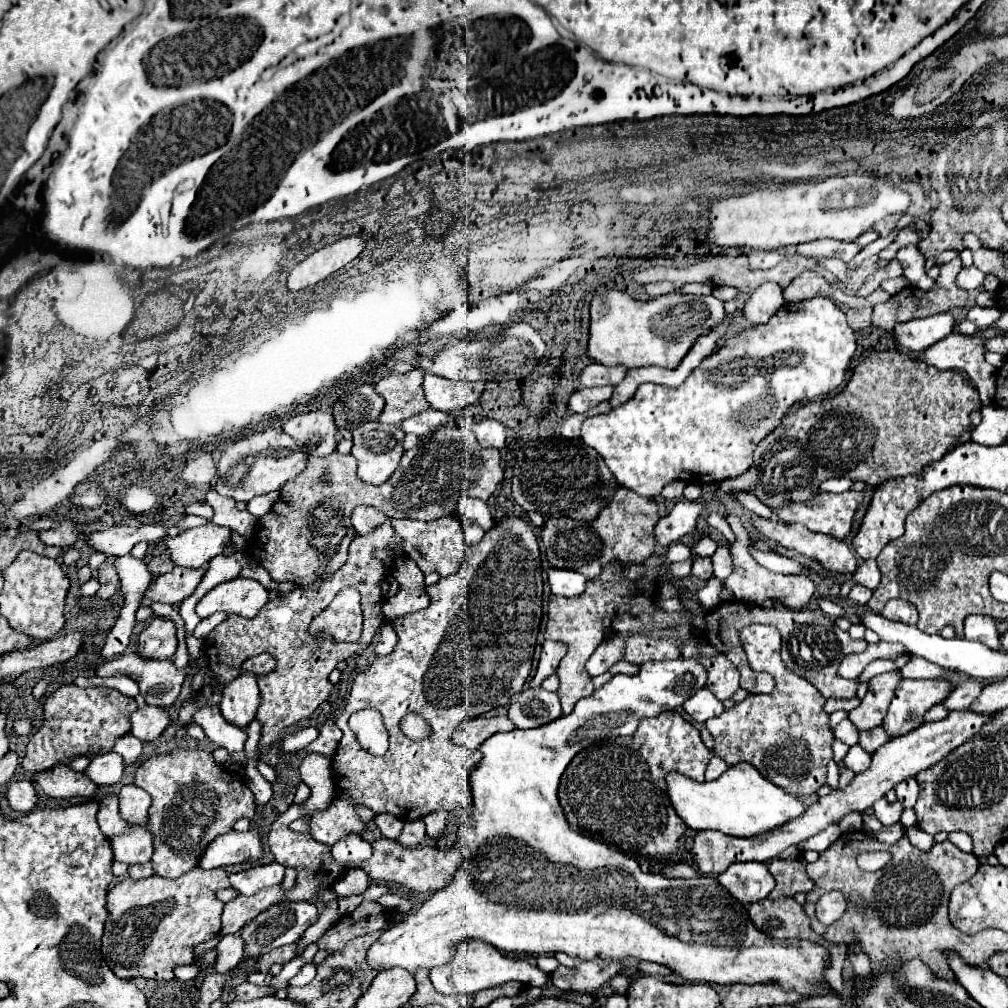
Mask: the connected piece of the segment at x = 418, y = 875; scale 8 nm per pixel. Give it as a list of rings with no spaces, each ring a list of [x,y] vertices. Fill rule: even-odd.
[[[376,839],[372,841],[372,857],[356,863],[352,867],[360,867],[366,871],[370,881],[384,881],[384,883],[398,883],[402,887],[412,889],[414,893],[426,893],[426,891],[440,891],[448,887],[448,883],[454,877],[454,871],[464,859],[462,847],[432,847],[432,845],[418,845],[418,847],[404,847],[398,841],[392,839]]]

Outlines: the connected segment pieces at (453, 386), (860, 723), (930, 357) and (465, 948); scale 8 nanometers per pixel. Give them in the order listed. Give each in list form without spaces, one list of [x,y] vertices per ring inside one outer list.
[[[426,373],[422,387],[424,387],[424,395],[426,395],[426,401],[430,403],[430,407],[438,409],[438,411],[446,411],[446,413],[476,403],[484,389],[484,385],[474,389],[474,385],[470,385],[470,383],[448,381],[448,379],[432,375],[432,373]]]
[[[890,671],[876,675],[872,683],[868,683],[866,697],[856,709],[850,711],[850,721],[858,727],[858,731],[870,731],[872,727],[882,725],[882,719],[888,711],[890,699],[900,679],[902,679],[900,671]]]
[[[952,333],[946,339],[942,339],[940,343],[928,347],[928,351],[918,353],[916,359],[936,365],[938,369],[958,369],[958,371],[966,371],[968,377],[976,383],[976,389],[980,393],[980,401],[984,405],[994,403],[994,393],[996,393],[996,369],[992,365],[988,365],[984,361],[984,353],[986,353],[986,339],[984,335],[962,335],[962,333]]]
[[[464,939],[462,943],[454,947],[454,959],[442,967],[434,967],[430,971],[430,979],[438,993],[478,993],[482,989],[496,987],[508,981],[520,981],[524,985],[544,987],[548,981],[548,975],[524,959],[516,961],[516,959],[506,957],[502,951],[498,951],[486,941]]]

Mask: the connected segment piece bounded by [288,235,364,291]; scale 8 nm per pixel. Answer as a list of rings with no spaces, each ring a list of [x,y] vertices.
[[[352,235],[314,251],[294,267],[294,271],[288,277],[288,289],[300,291],[304,287],[316,285],[318,281],[324,281],[334,271],[346,267],[352,259],[356,259],[362,253],[362,249],[364,239],[360,235]]]

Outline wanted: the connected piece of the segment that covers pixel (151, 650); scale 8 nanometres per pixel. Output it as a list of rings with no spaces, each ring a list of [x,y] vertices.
[[[154,617],[142,631],[138,653],[148,659],[170,659],[176,651],[176,625],[170,617]]]

